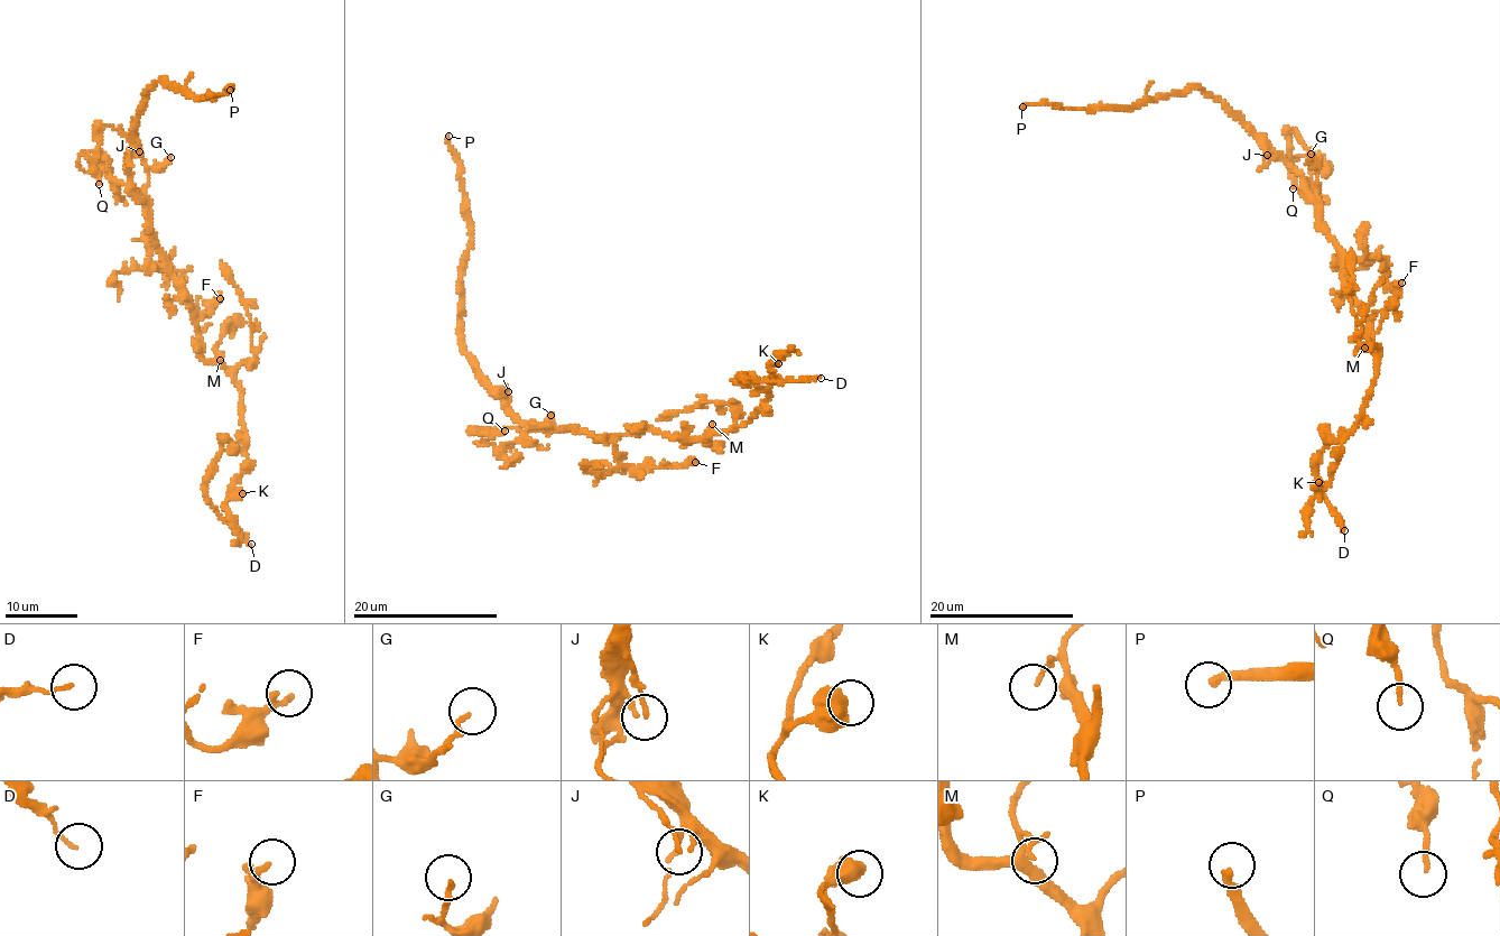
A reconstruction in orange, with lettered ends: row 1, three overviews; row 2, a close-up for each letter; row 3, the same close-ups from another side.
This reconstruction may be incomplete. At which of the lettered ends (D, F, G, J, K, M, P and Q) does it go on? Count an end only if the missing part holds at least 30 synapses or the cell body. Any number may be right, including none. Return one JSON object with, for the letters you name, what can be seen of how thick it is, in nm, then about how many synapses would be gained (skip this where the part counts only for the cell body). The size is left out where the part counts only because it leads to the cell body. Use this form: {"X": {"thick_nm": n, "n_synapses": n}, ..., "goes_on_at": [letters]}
{"P": {"thick_nm": 240, "n_synapses": 140}, "goes_on_at": ["P"]}

